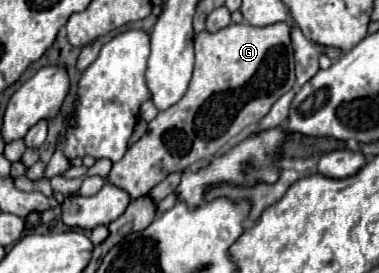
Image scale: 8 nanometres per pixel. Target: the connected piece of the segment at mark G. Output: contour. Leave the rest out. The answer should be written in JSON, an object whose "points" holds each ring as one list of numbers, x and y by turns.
{"points":[[286,22,270,24,270,26,250,26,250,24,230,24,214,34,200,32,194,40,196,48,196,64,190,86,180,102,170,106,148,124,148,132,134,142,124,158,112,166,108,182,126,190,132,200,146,196,156,184,160,184,172,172,184,172,200,160,214,156,222,150,230,140,234,140,242,130,258,124,272,108,272,104,286,94,296,78,294,78,294,48,290,40,292,26]]}

